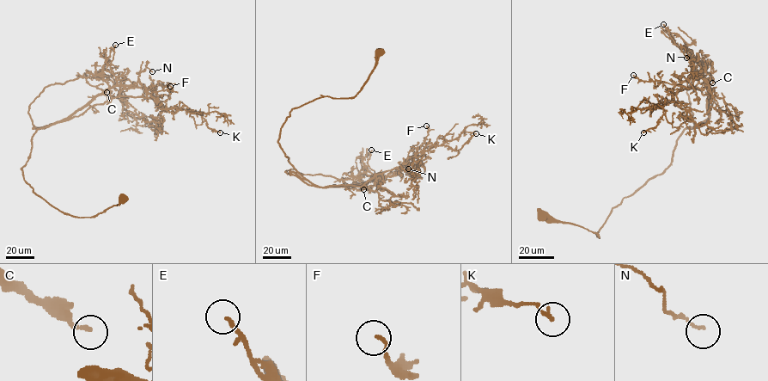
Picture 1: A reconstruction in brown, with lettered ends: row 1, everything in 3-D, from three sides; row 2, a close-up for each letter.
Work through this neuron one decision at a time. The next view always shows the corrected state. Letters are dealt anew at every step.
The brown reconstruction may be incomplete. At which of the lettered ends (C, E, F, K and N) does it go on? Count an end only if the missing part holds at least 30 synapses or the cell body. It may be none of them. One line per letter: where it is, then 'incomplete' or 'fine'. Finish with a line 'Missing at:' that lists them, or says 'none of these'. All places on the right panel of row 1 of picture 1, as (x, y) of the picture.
C: at (712, 82); fine
E: at (663, 24); incomplete
F: at (633, 75); fine
K: at (643, 132); fine
N: at (686, 58); fine
Missing at: E

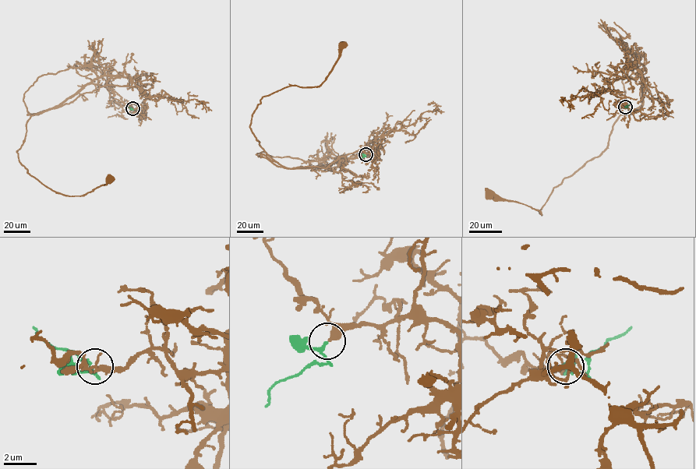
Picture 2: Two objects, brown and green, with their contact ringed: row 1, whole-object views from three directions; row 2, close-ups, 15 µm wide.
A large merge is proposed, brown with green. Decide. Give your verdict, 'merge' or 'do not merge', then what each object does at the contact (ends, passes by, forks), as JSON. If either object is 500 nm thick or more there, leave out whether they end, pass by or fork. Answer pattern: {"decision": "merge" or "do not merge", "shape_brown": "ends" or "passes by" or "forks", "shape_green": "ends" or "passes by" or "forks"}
{"decision": "merge", "shape_brown": "passes by", "shape_green": "passes by"}

